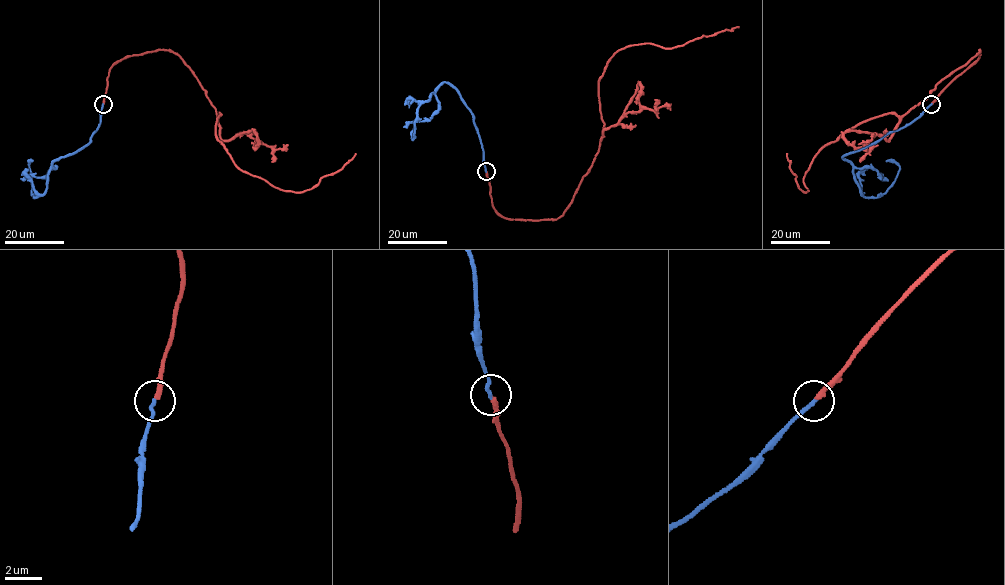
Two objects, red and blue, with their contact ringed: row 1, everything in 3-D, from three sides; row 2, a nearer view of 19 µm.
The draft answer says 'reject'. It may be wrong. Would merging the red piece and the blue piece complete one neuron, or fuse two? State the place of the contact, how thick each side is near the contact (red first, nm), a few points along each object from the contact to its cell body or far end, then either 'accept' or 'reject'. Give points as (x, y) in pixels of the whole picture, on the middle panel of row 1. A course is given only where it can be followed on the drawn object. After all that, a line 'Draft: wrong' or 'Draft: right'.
place (486, 171); calibres 260 and 240 nm; course red (485, 171), (503, 217), (556, 219), (598, 151), (598, 79), (616, 52), (673, 48), (738, 26); course blue (485, 171), (474, 117), (460, 94), (449, 84), (443, 82), (420, 105), (415, 126); accept
Draft: wrong

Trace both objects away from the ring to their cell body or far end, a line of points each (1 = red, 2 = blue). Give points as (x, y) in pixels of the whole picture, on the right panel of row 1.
1: (931, 104), (980, 50), (901, 116), (861, 122), (827, 143), (803, 177), (808, 190), (798, 187), (786, 153)
2: (931, 104), (910, 122), (842, 157), (853, 166), (865, 197), (878, 197), (895, 181), (899, 166), (886, 160)

